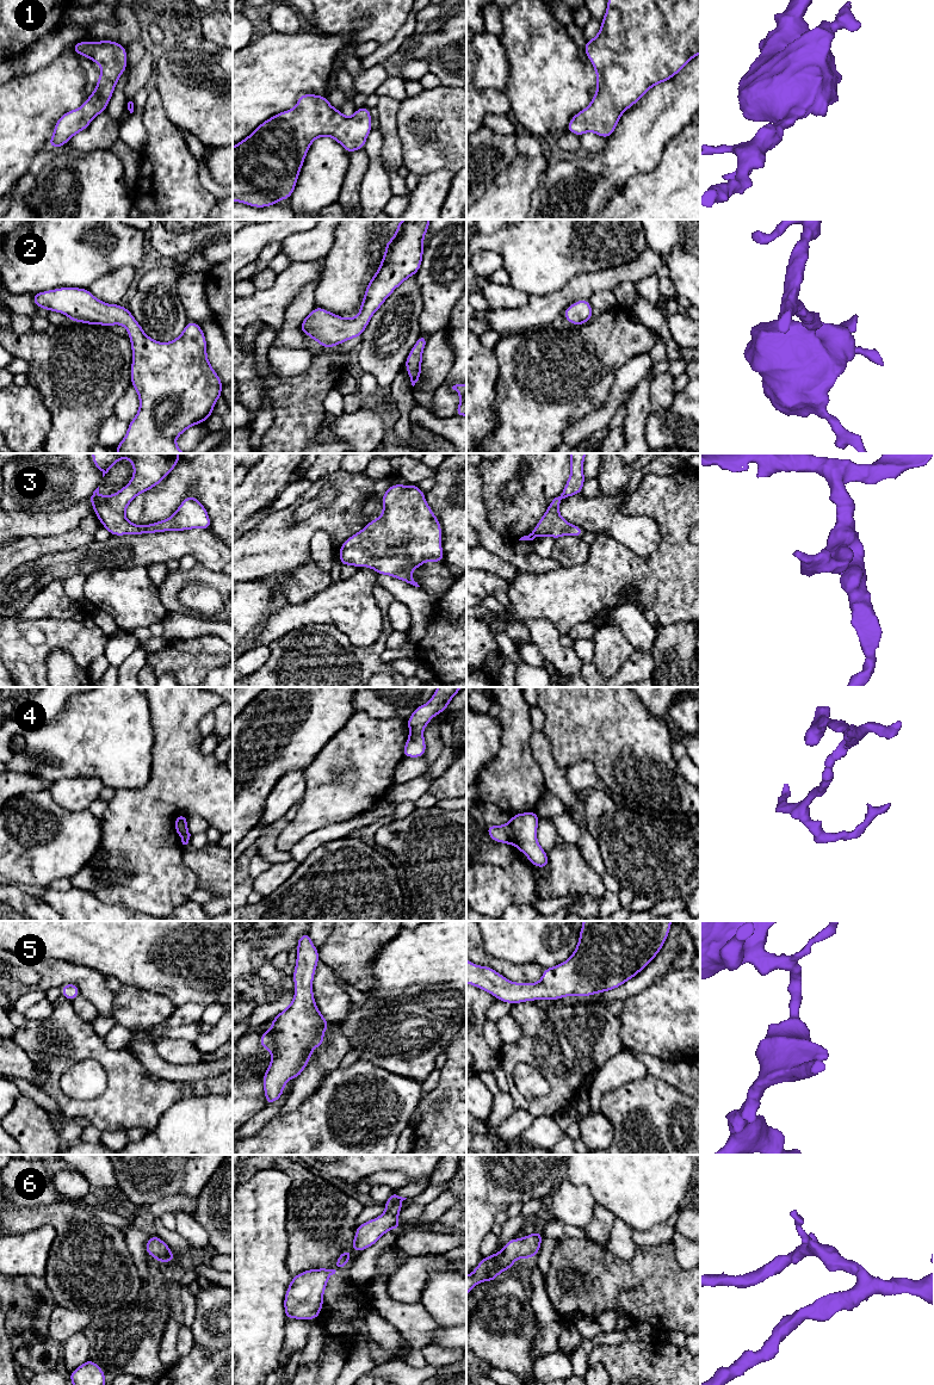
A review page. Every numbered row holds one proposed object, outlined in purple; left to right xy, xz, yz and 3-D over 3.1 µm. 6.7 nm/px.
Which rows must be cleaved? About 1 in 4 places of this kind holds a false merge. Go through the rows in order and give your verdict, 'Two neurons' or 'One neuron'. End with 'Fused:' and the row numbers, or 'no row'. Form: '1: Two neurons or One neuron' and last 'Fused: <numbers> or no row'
1: One neuron
2: One neuron
3: One neuron
4: Two neurons
5: One neuron
6: One neuron
Fused: 4

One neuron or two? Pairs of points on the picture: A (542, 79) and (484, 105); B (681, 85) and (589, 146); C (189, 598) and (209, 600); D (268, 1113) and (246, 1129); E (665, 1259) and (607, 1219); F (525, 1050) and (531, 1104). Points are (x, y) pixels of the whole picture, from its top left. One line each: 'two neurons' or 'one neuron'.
A: two neurons
B: two neurons
C: one neuron
D: one neuron
E: two neurons
F: one neuron

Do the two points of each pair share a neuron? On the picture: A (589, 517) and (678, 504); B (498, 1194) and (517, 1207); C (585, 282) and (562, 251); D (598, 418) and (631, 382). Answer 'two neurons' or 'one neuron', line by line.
A: two neurons
B: two neurons
C: two neurons
D: one neuron

